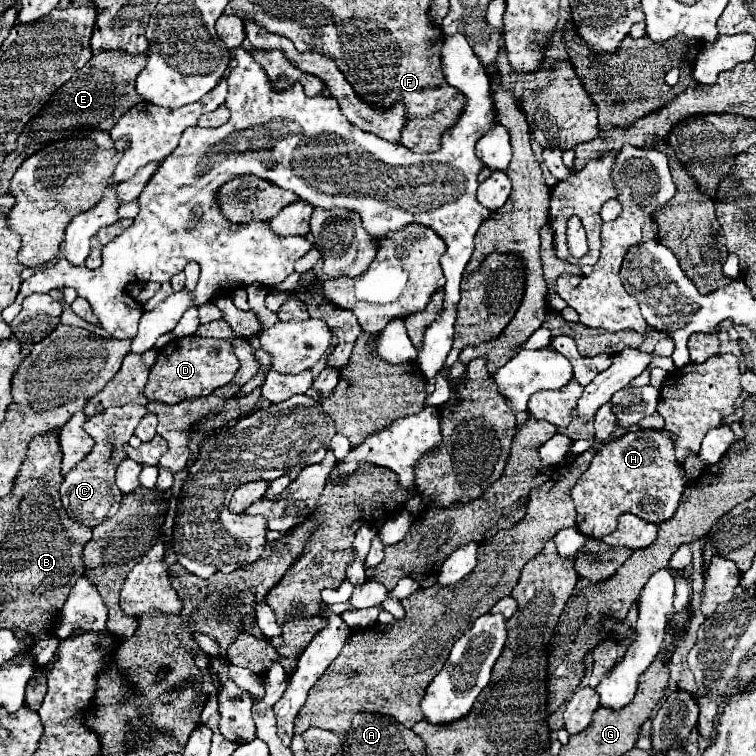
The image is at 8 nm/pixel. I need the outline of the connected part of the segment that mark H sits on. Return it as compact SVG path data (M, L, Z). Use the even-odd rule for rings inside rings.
M640 429L634 433L626 433L624 437L610 443L604 443L596 451L586 473L572 487L572 499L578 511L578 529L568 527L554 537L560 557L578 557L580 549L586 543L586 537L602 539L604 535L616 531L618 517L622 513L632 513L652 523L662 523L670 519L680 505L684 487L697 484L698 480L686 479L684 469L674 457L674 443L664 437L662 431Z

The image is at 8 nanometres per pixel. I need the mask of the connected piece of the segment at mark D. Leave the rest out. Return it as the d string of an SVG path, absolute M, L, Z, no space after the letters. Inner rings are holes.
M186 337L174 339L166 345L166 349L158 351L158 359L150 369L150 379L146 385L146 399L160 401L166 405L176 405L184 399L206 397L214 389L232 381L240 367L238 357L234 355L232 341L226 339L202 339L202 337Z

